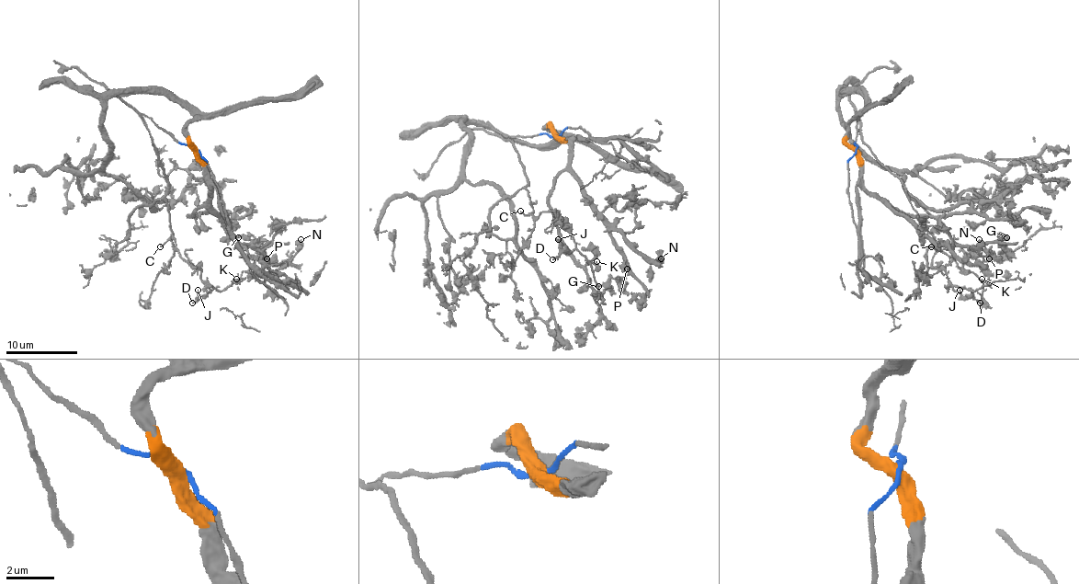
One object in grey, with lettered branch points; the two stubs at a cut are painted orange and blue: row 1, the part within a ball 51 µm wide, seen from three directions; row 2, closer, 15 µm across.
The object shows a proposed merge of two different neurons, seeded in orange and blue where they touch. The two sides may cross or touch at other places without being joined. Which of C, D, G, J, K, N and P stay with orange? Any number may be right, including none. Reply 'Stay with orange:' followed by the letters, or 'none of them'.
Stay with orange: G, N, P

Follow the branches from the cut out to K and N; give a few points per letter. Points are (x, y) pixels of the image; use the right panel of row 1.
K: (857, 149), (860, 119), (862, 142), (900, 179), (936, 244), (932, 266), (973, 291), (991, 283), (982, 278)
N: (857, 149), (860, 185), (905, 213), (934, 242), (947, 244), (960, 258), (979, 264), (982, 255), (979, 239)

